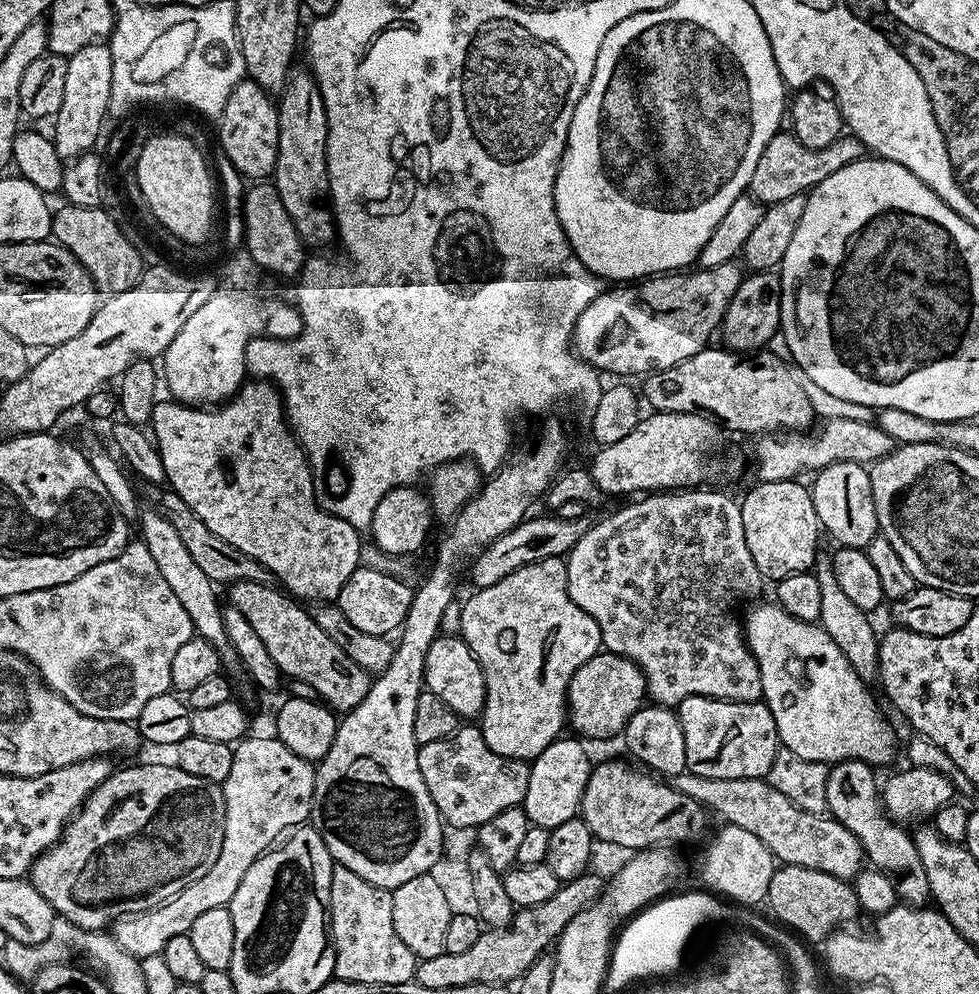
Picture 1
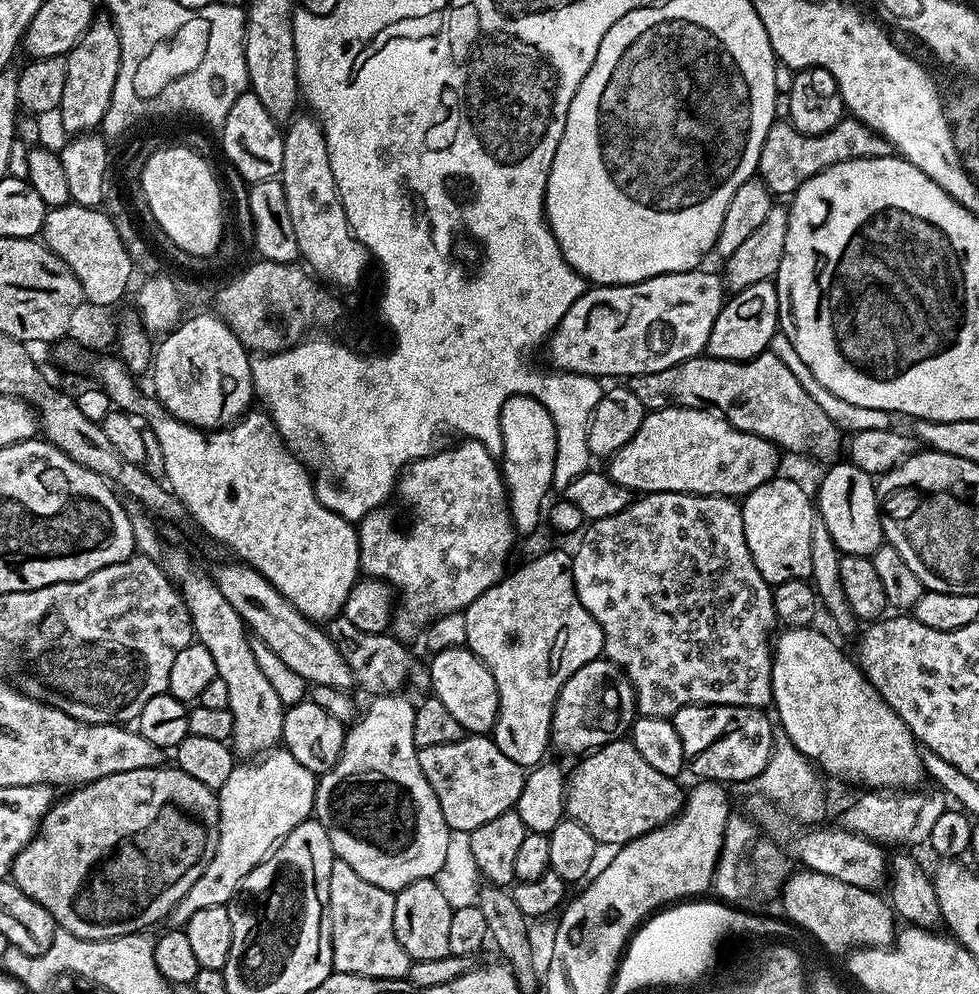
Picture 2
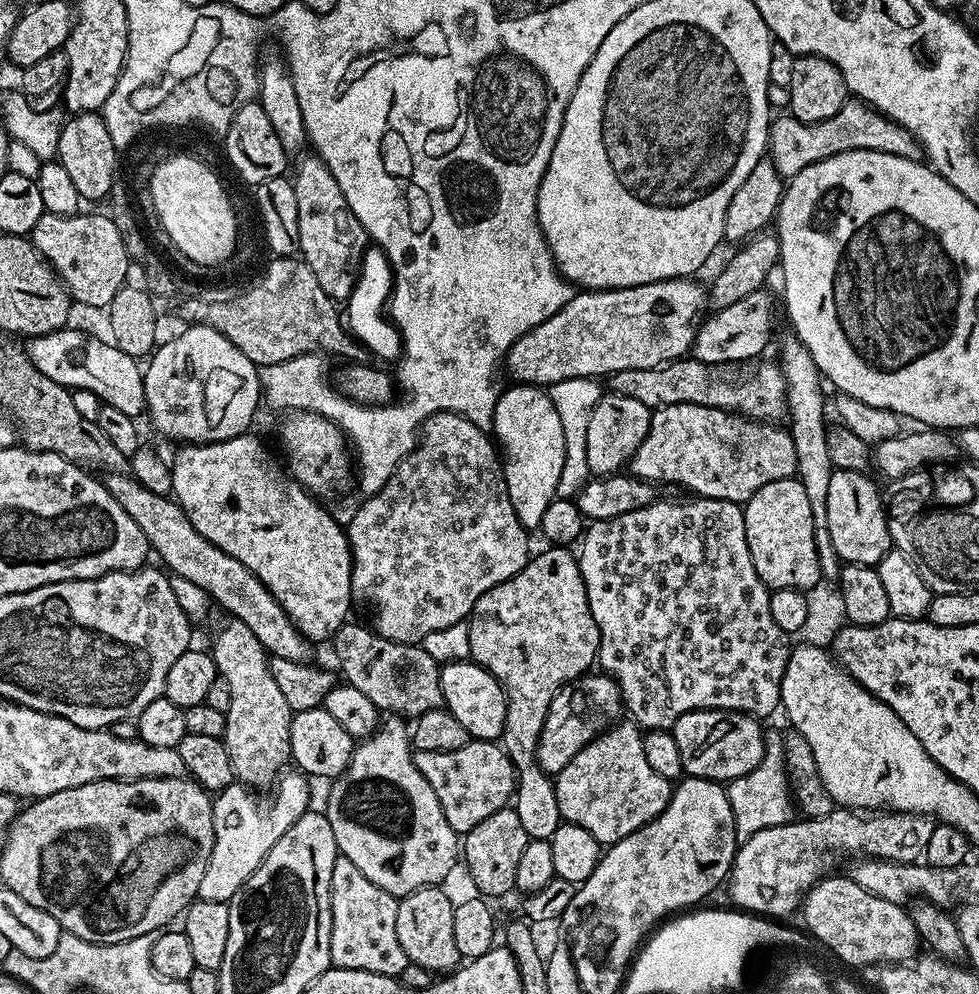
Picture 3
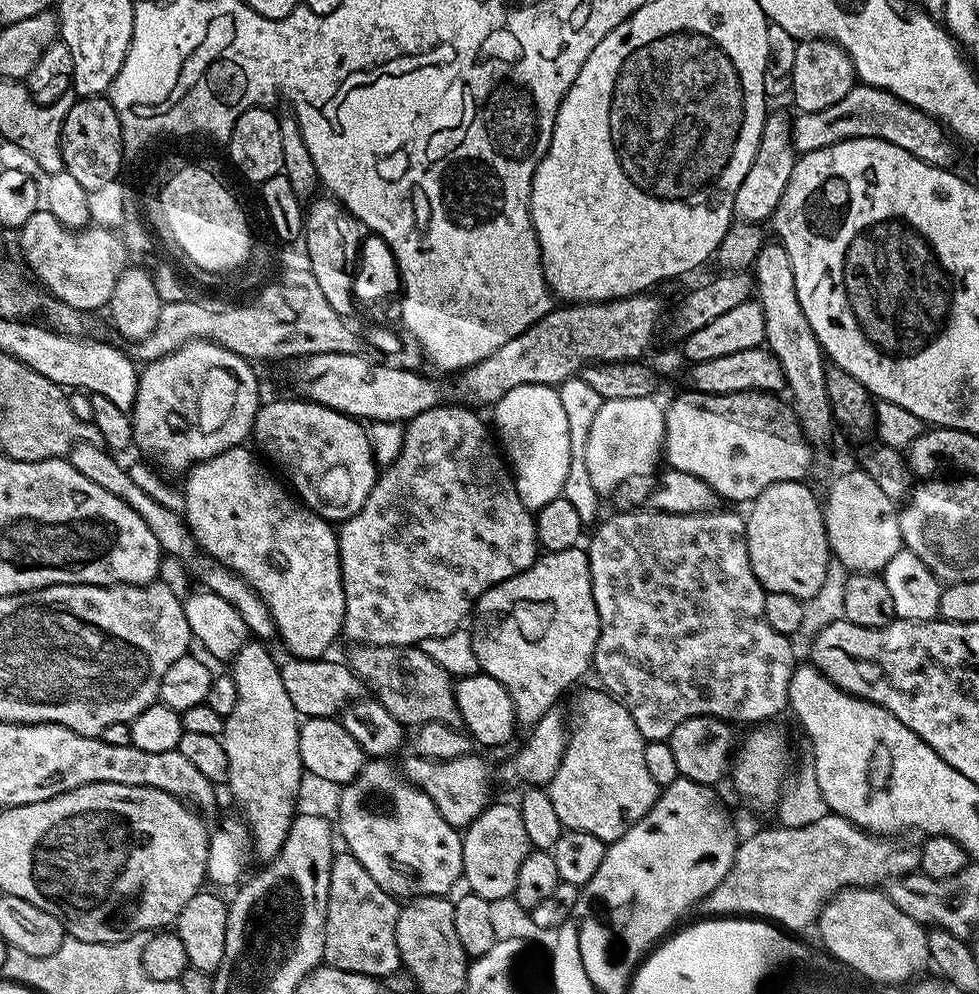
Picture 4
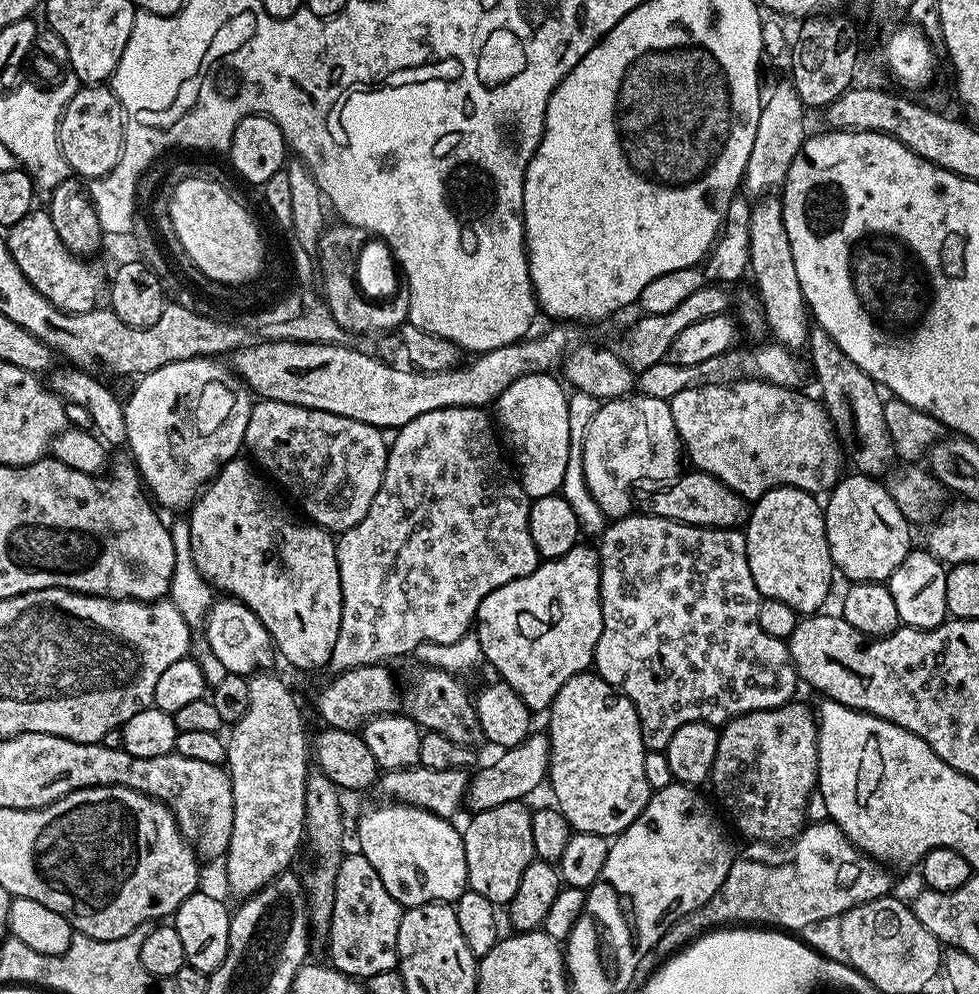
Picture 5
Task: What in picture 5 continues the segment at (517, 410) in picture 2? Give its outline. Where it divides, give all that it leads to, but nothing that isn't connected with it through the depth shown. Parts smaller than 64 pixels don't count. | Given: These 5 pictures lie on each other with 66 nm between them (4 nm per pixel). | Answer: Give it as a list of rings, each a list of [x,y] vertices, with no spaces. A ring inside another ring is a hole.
[[[551,373],[524,375],[511,383],[496,403],[496,416],[505,445],[510,452],[512,450],[518,468],[520,464],[520,481],[532,500],[553,496],[559,491],[566,463],[572,455],[568,394],[562,388],[563,383],[554,377]]]

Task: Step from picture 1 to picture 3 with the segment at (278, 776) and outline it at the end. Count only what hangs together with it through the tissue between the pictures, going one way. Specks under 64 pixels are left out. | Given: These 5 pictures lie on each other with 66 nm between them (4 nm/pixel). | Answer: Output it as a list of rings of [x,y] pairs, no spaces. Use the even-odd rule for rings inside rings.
[[[288,770],[277,779],[274,791],[271,793],[273,796],[269,800],[259,800],[256,797],[259,795],[253,789],[239,782],[234,782],[218,793],[212,802],[214,850],[210,850],[210,862],[206,862],[206,874],[202,874],[202,882],[198,882],[199,899],[227,904],[234,898],[234,894],[238,894],[238,890],[248,881],[250,874],[254,874],[254,870],[262,866],[274,842],[278,842],[278,838],[282,838],[282,834],[286,834],[286,830],[290,830],[290,826],[294,826],[294,822],[298,822],[298,818],[302,818],[302,814],[309,811],[308,799],[311,798],[312,792],[308,789],[308,783],[310,780],[305,773],[299,770]]]

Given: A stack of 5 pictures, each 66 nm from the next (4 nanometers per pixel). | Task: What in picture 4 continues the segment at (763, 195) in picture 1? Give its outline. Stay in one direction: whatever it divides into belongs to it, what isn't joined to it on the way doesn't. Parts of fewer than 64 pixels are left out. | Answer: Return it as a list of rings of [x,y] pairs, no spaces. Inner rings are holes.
[[[857,83],[842,102],[834,102],[834,106],[826,106],[826,110],[800,112],[797,117],[792,120],[792,147],[800,154],[822,150],[843,140],[878,138],[894,146],[902,146],[902,150],[914,154],[914,158],[936,168],[948,168],[956,156],[957,145],[937,117],[869,84]]]

